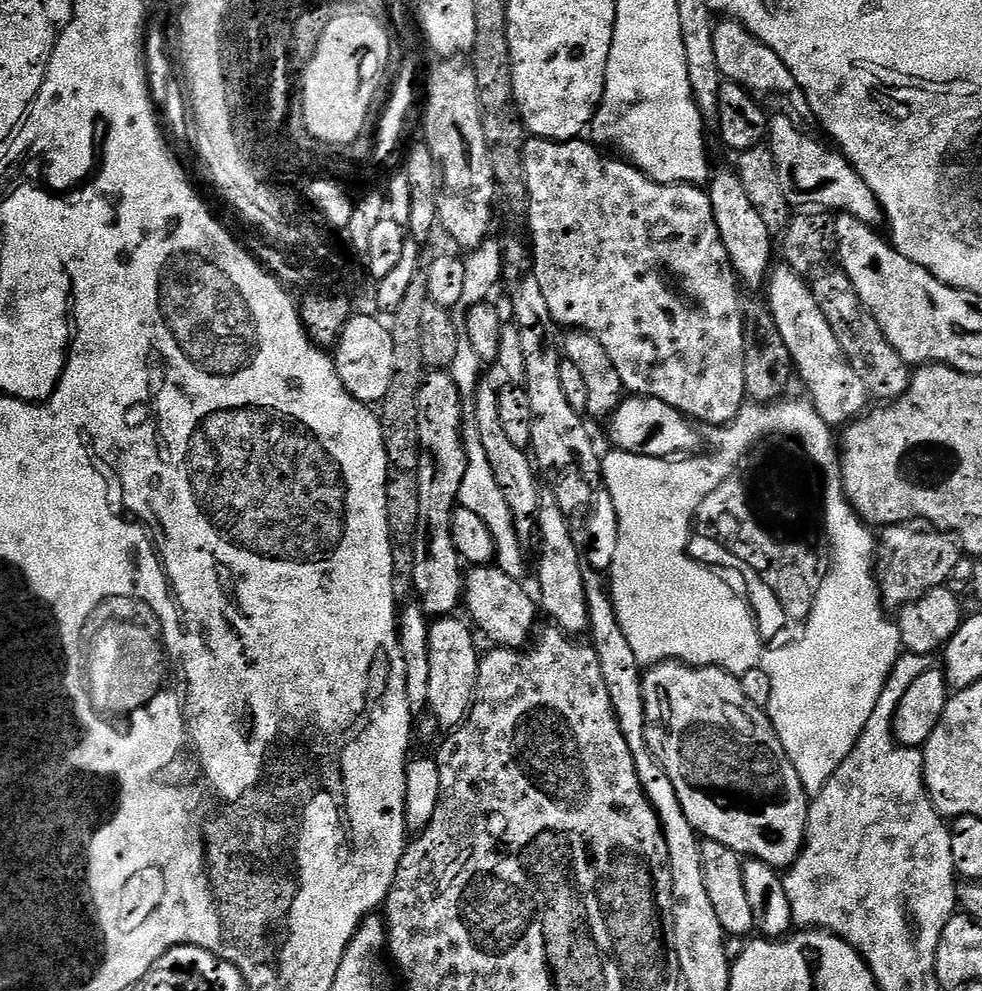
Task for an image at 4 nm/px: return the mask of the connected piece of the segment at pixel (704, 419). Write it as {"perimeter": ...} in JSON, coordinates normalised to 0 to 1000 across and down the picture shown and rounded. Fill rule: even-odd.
{"perimeter":[[[539,139],[534,145],[534,179],[538,189],[536,219],[538,218],[538,230],[542,233],[540,257],[544,263],[548,289],[552,289],[552,301],[556,301],[556,309],[560,309],[560,317],[567,327],[578,333],[599,335],[617,351],[625,365],[625,372],[629,373],[632,385],[641,397],[670,402],[678,406],[678,410],[686,410],[698,420],[717,430],[742,428],[761,401],[758,311],[754,308],[756,288],[735,244],[735,236],[731,236],[731,224],[727,224],[727,212],[720,193],[708,186],[669,186],[651,170],[644,169],[631,159],[622,161],[610,152],[614,153],[606,144],[595,139]]]}

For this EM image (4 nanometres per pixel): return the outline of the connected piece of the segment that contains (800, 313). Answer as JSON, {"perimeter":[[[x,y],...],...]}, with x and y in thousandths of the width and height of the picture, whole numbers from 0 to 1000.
{"perimeter":[[[790,268],[784,275],[781,295],[782,311],[786,314],[785,326],[792,329],[796,345],[803,354],[814,382],[819,382],[819,387],[823,391],[821,396],[832,418],[844,430],[863,430],[881,419],[886,408],[882,390],[878,381],[874,381],[870,369],[866,369],[857,349],[853,349],[853,341],[849,341],[849,333],[845,331],[841,317],[837,317],[824,284],[814,279],[808,270]]]}

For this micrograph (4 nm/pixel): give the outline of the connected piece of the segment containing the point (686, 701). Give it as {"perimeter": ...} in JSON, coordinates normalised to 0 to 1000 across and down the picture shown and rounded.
{"perimeter":[[[678,666],[675,670],[665,670],[655,679],[656,711],[658,712],[658,747],[665,765],[678,777],[682,789],[686,789],[686,797],[690,801],[690,809],[695,809],[695,817],[699,817],[699,825],[709,835],[710,841],[717,848],[735,850],[743,858],[747,858],[755,866],[765,866],[780,870],[791,878],[801,878],[815,864],[819,856],[819,846],[823,842],[823,813],[825,804],[819,795],[813,777],[809,777],[809,769],[800,761],[796,749],[786,732],[785,721],[779,715],[768,712],[760,700],[756,700],[753,685],[746,679],[735,674],[711,674],[704,670],[693,670],[687,666]]]}

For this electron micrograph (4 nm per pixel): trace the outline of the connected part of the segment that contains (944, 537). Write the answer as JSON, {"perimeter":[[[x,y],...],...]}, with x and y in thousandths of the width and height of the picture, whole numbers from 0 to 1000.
{"perimeter":[[[906,529],[897,537],[900,538],[894,541],[890,580],[899,613],[904,616],[922,614],[947,595],[962,592],[980,562],[974,542],[963,537],[942,535],[929,529]]]}

